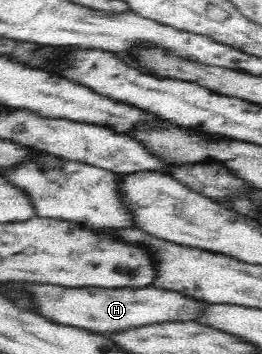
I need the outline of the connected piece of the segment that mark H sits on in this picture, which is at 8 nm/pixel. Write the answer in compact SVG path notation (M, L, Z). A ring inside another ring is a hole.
M24 284L18 286L32 290L36 294L38 308L48 320L66 326L78 326L100 334L120 334L166 322L198 322L208 306L204 300L194 300L182 296L180 292L170 292L162 288L102 290L102 288L54 288L54 286L24 286Z

